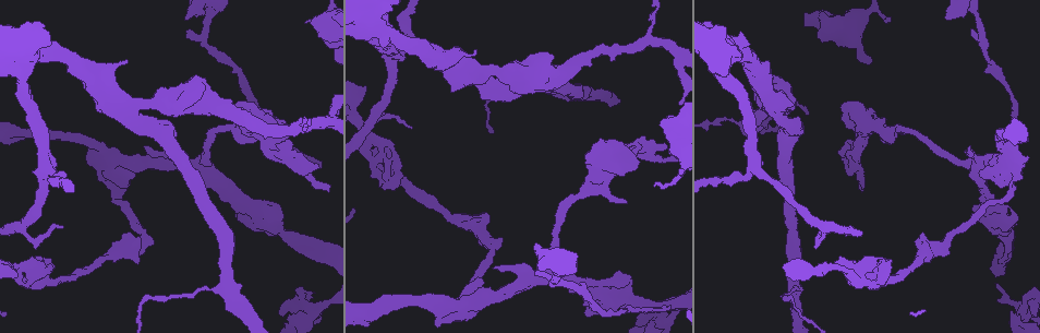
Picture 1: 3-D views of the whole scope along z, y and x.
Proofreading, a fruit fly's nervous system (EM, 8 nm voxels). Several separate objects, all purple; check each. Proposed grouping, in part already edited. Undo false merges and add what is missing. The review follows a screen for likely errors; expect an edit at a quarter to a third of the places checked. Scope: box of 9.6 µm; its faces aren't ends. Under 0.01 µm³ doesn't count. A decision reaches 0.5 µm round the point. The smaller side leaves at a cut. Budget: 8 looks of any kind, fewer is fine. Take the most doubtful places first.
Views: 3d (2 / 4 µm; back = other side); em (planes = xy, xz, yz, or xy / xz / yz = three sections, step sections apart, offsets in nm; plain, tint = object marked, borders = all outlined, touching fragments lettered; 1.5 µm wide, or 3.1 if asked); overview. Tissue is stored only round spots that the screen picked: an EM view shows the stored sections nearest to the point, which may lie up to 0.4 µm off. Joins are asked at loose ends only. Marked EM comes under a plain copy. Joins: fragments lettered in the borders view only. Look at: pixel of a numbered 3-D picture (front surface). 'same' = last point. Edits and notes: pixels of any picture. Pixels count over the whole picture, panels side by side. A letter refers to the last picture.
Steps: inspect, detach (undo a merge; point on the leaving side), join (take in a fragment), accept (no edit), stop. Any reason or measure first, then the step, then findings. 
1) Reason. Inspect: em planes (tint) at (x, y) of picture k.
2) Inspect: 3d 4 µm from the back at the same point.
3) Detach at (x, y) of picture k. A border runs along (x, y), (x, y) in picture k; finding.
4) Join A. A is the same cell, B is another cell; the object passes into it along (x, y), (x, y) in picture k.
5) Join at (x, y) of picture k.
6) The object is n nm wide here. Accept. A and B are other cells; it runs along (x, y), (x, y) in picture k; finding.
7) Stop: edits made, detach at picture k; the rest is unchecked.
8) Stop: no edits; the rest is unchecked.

Branch stops here. Inspect: em xy step 4 (borders) at (319, 168) of picture 1.

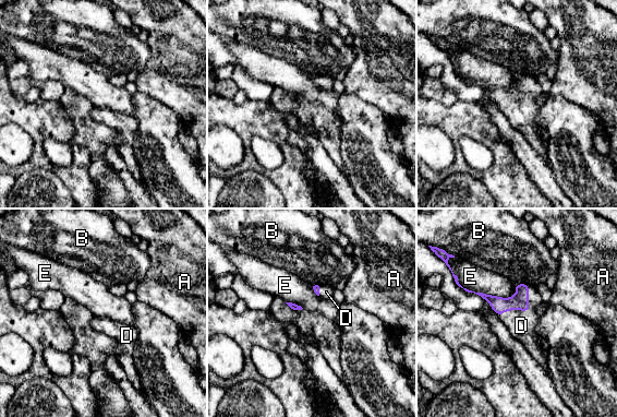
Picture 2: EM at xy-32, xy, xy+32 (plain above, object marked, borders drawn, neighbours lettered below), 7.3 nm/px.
Inspect: em planes (borders) at the same point.

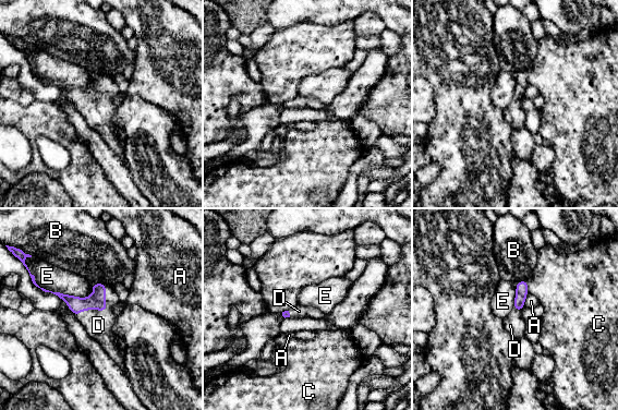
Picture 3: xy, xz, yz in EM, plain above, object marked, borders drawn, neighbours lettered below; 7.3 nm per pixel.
The longest contact is with E, 480 nm. Join D. D is the same cell, A, B, C and E are other cells; the object passes into it along (96, 301), (102, 311), (98, 325) in picture 3; the neuron continues.

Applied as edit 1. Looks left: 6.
Inspect: overview.

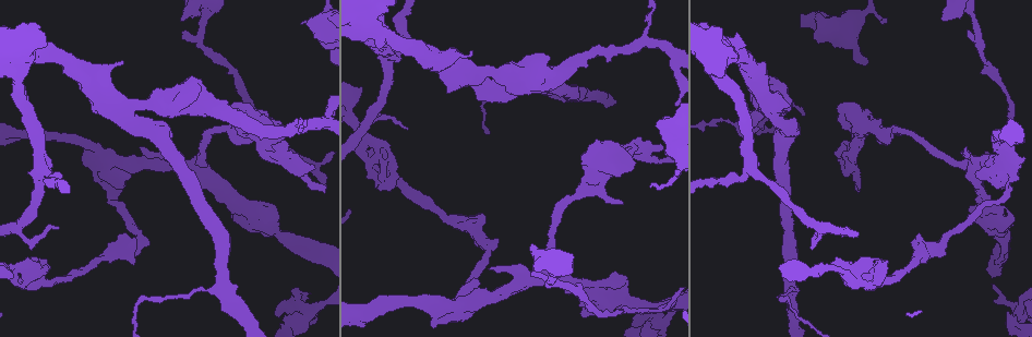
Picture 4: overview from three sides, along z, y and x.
Calibre changes. Inspect: em xy step 4 (tint) at (655, 321) of picture 4.

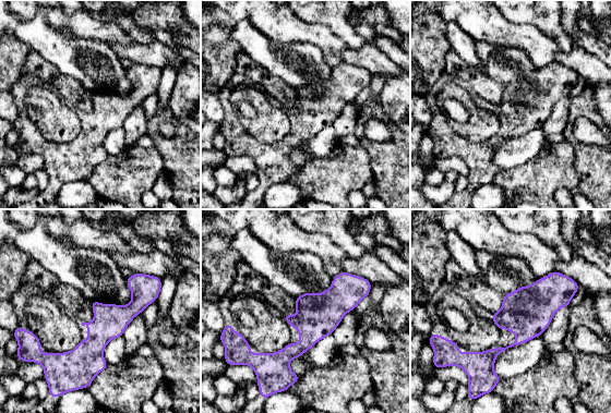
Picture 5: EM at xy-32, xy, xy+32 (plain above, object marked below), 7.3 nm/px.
Inspect: em planes (borders) at the same point.

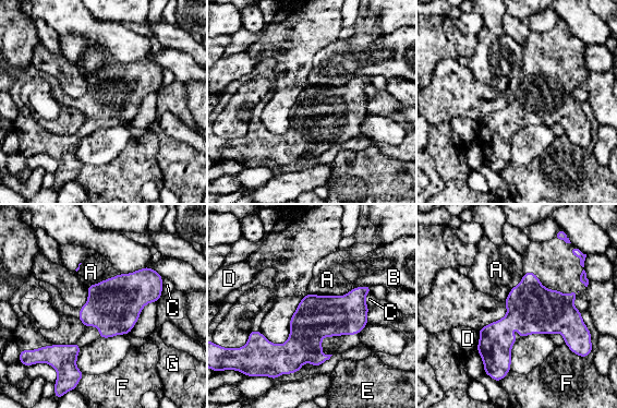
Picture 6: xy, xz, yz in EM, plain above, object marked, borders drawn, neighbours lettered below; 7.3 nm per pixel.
Accept. A, B, C, D, E, F and G are other cells; a border runs along (357, 286), (343, 295), (307, 294) in picture 6; one neuron here.

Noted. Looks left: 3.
Inspect: em xz step 4 (tint) at (362, 88) of picture 4.

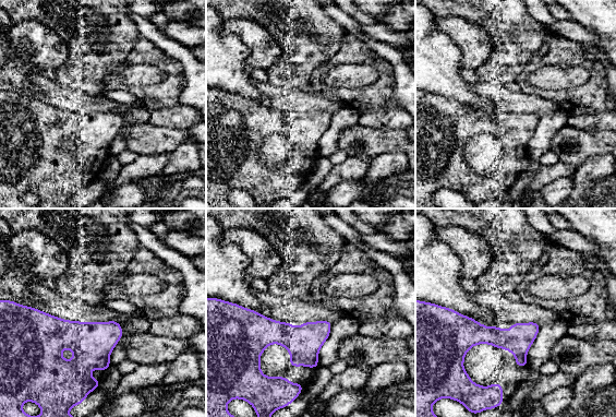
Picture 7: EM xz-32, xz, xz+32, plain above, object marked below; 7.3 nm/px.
Inspect: em planes (borders) at the same point.

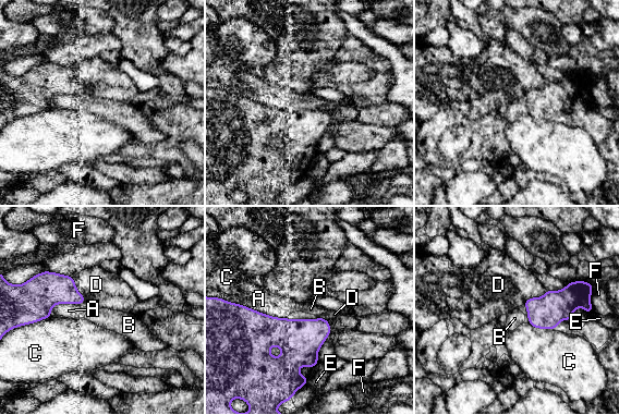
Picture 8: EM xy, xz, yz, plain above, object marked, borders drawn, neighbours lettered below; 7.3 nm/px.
Accept. A, B, C, D, E and F are other cells; a border runs along (546, 290), (523, 303) in picture 8; none of them fits.

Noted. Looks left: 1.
Stop: edits made, join at picture 3; the rest is unchecked.

